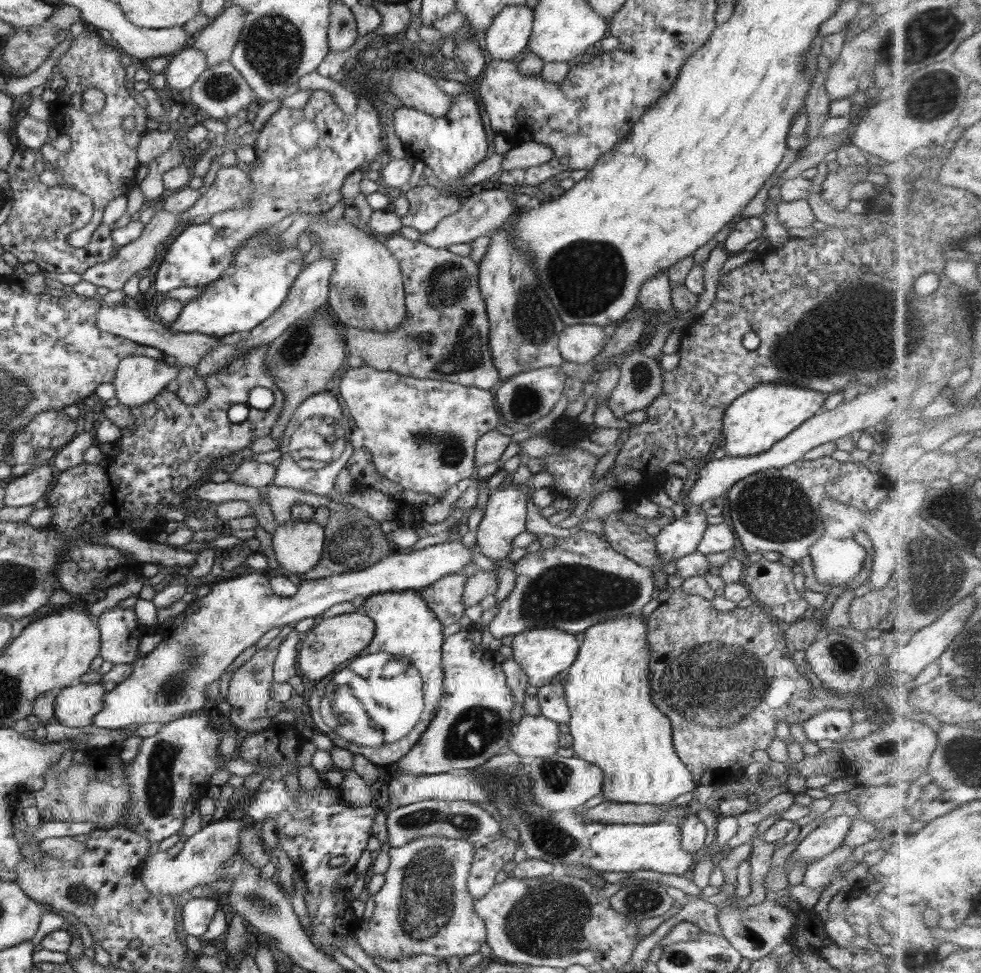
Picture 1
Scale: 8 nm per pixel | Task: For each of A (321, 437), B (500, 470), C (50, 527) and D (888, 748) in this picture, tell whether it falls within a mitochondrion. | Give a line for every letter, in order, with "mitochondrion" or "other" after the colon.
A: mitochondrion
B: other
C: other
D: mitochondrion

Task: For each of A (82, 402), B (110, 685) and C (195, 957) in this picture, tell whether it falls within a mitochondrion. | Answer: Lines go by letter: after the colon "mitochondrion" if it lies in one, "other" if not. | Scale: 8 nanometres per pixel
A: other
B: other
C: other

